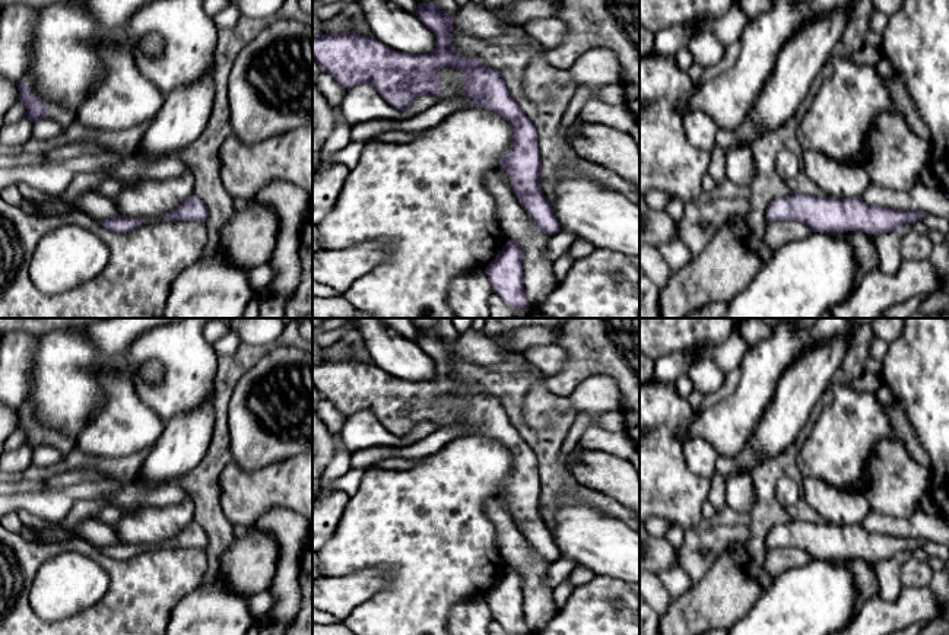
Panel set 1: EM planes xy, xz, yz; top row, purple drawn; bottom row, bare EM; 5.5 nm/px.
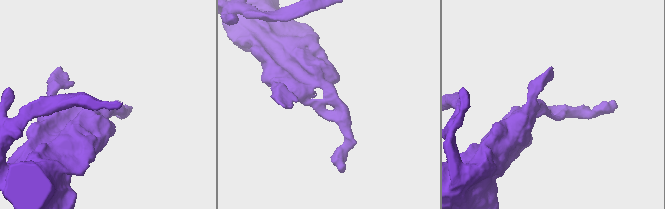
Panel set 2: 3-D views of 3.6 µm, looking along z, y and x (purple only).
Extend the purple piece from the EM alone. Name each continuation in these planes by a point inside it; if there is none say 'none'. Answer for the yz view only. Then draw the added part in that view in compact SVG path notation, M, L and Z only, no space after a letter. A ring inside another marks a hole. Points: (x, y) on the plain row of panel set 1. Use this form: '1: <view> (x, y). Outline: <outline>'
1: yz (835, 505). Outline: M806 477L802 489L804 501L826 524L857 524L870 511L864 493L835 488L821 479Z

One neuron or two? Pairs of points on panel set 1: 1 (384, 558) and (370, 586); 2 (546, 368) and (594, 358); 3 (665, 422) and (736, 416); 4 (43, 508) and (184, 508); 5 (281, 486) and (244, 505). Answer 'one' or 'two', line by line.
1: two
2: two
3: two
4: two
5: one

